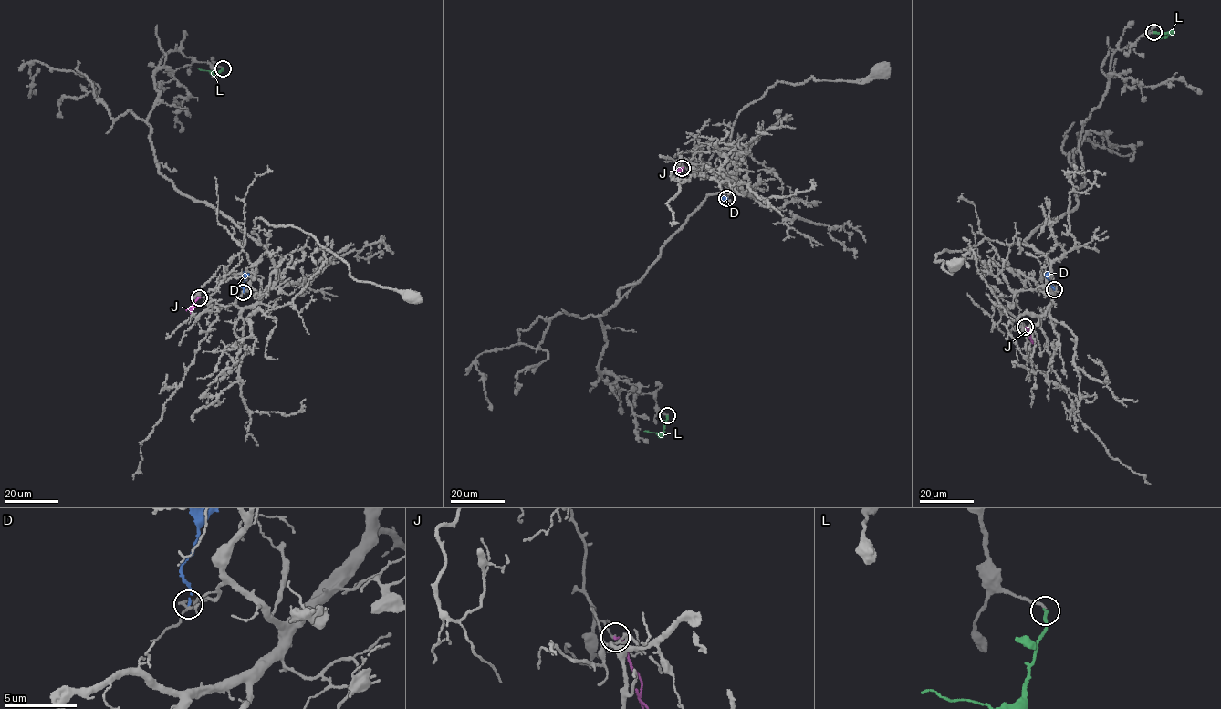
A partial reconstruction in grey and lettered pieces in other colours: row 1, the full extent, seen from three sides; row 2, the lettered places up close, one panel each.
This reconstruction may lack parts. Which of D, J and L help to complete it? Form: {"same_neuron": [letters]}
{"same_neuron": ["L"]}

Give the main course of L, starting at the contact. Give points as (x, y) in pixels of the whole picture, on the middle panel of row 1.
L: (667, 415), (662, 432), (644, 431)

